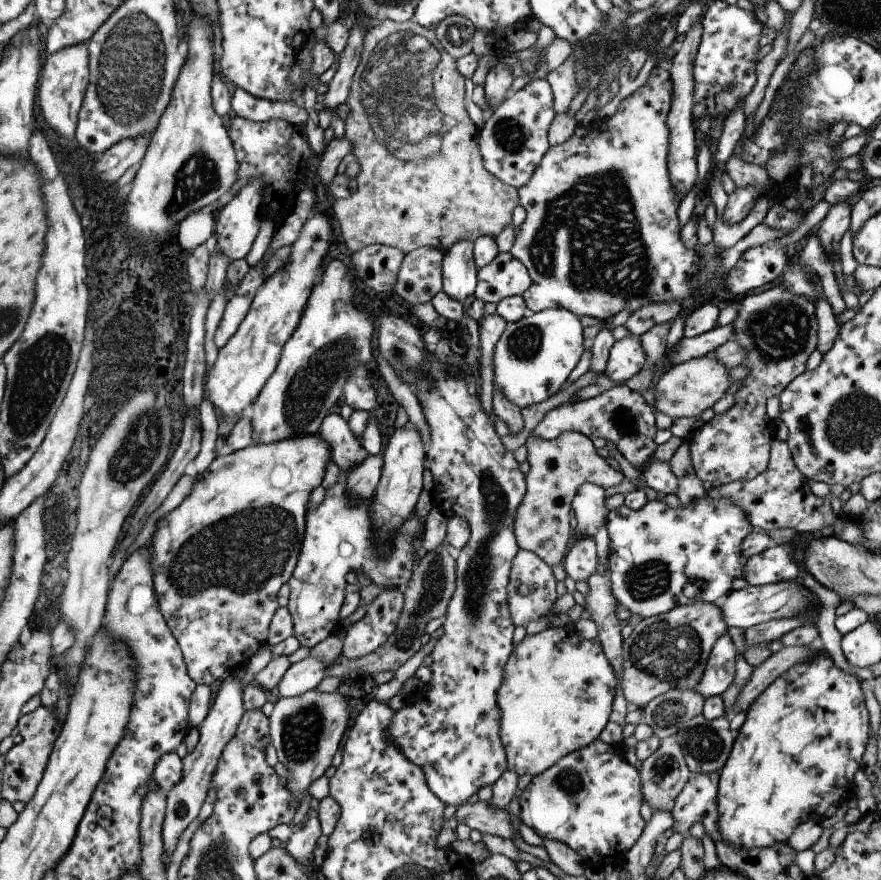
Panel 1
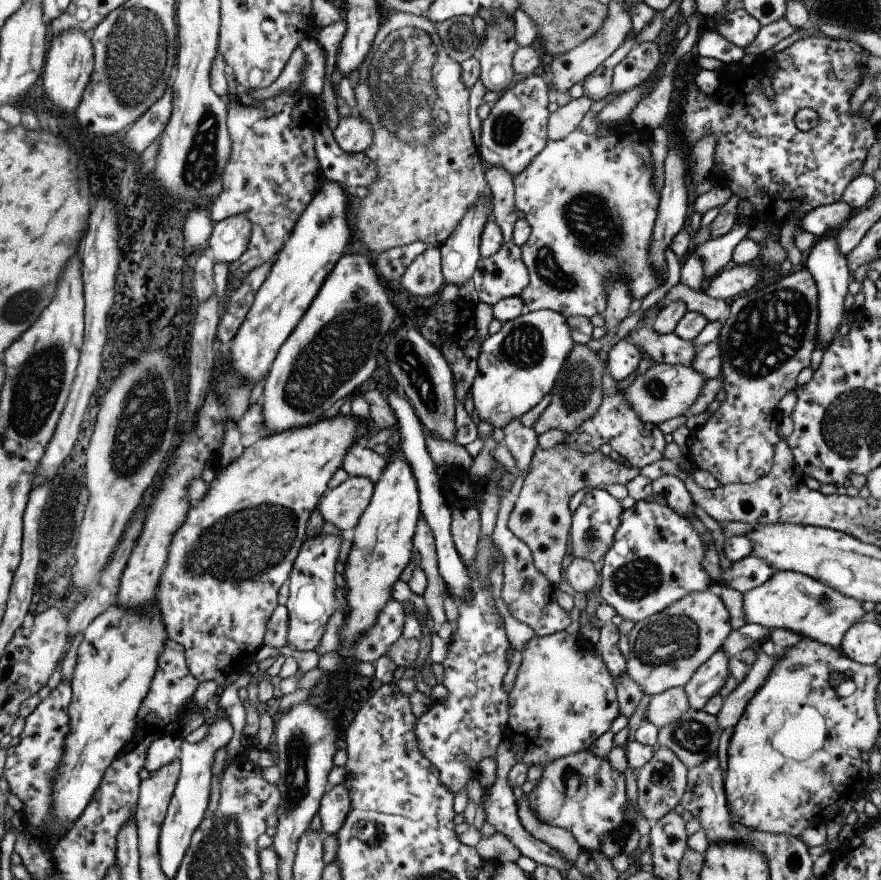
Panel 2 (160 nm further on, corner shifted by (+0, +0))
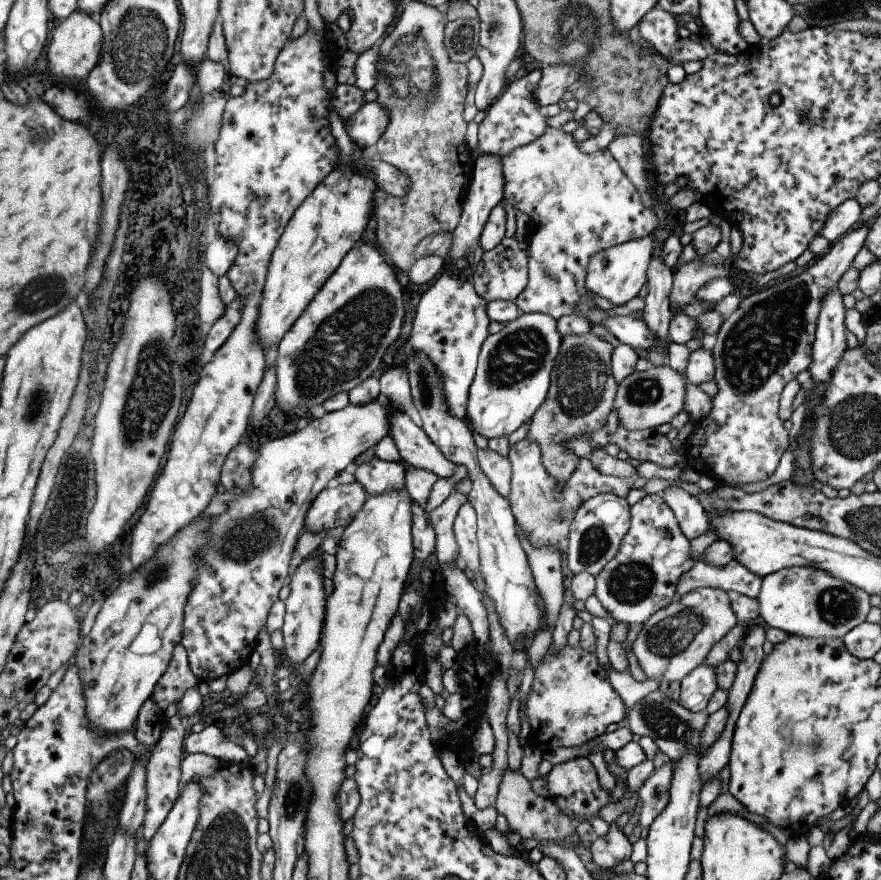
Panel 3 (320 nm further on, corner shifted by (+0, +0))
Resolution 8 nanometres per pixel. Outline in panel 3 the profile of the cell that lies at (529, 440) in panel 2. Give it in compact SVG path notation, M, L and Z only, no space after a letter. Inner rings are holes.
M527 436L512 445L508 450L510 462L510 491L507 495L508 503L521 533L536 547L553 547L560 553L567 548L570 522L574 512L591 497L601 493L613 493L619 498L627 496L632 488L635 477L617 478L601 474L585 457L578 459L575 470L568 479L560 485L542 465L540 450L537 443L529 441Z

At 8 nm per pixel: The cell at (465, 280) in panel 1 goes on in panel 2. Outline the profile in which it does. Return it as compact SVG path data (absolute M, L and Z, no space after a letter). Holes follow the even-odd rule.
M479 195L478 199L465 211L462 219L445 239L445 242L438 247L440 252L440 271L445 284L456 284L459 288L467 278L471 278L477 261L481 257L478 251L480 236L486 220L491 217L491 212L490 200L485 195Z

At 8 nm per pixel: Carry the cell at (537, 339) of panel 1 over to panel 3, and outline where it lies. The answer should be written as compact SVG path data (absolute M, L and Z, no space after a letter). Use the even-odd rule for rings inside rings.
M520 313L483 341L464 408L464 421L483 438L509 436L541 406L561 340L555 322L547 314Z

